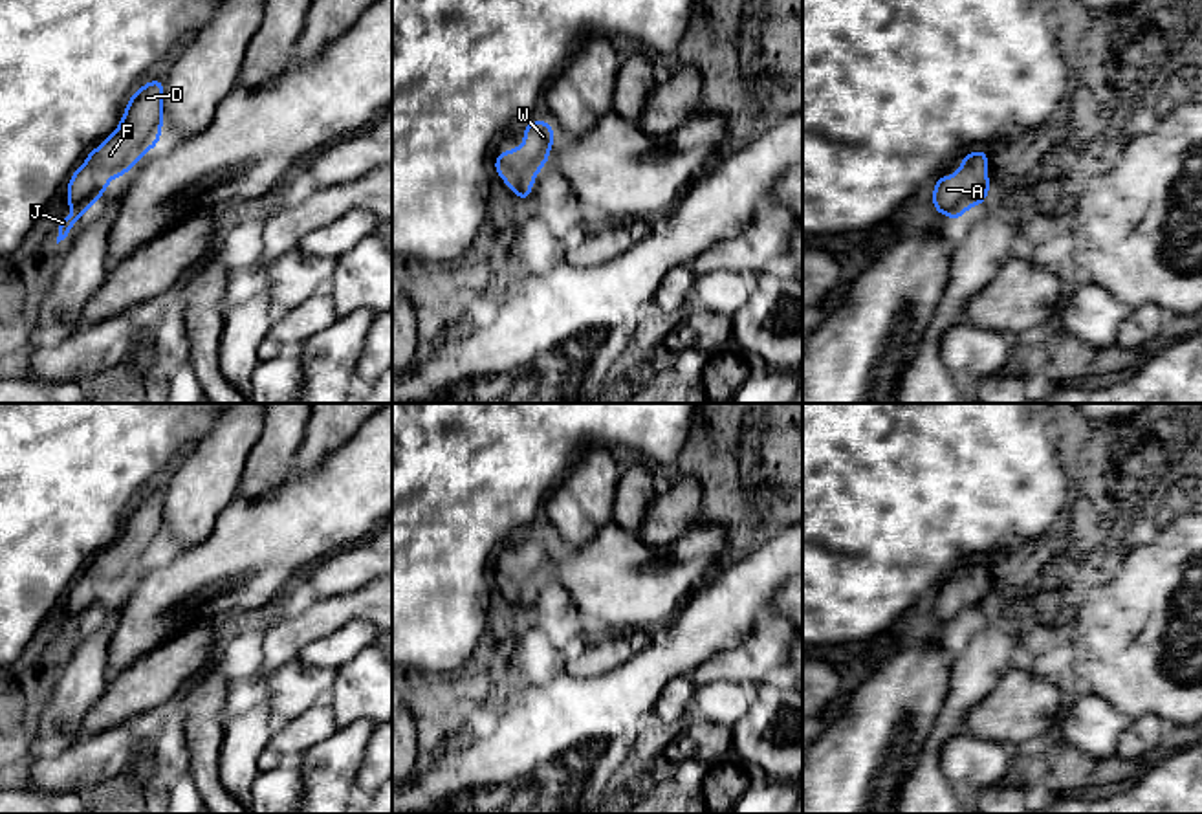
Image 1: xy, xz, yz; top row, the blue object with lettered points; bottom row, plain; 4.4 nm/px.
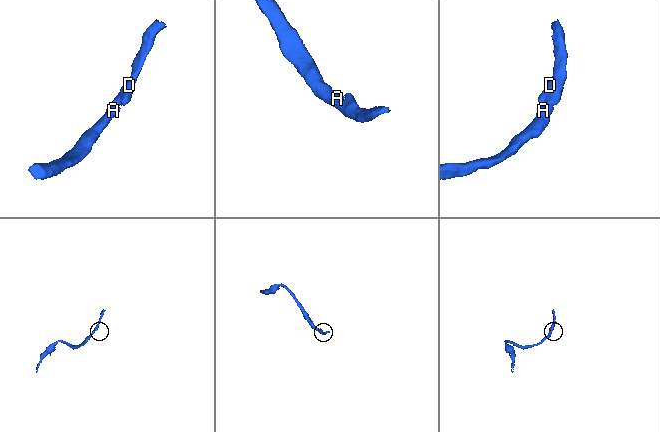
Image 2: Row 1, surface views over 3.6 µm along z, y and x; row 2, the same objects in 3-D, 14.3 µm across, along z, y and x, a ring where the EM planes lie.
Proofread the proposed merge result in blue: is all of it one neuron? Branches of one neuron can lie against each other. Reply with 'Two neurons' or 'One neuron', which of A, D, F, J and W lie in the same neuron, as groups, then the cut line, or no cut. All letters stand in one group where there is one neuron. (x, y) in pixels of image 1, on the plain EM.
One neuron. Groups: A D F J W. No split

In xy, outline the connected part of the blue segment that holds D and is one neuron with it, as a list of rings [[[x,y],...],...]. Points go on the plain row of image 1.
[[[163,491],[143,495],[125,519],[119,537],[93,559],[68,592],[68,629],[59,631],[57,654],[73,634],[103,607],[112,588],[121,588],[159,554],[163,537]]]

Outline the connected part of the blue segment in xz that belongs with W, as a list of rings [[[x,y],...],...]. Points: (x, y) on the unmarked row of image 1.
[[[539,530],[526,535],[522,544],[526,552],[513,561],[500,563],[495,568],[495,579],[504,594],[526,612],[537,583],[548,572],[555,543],[550,534]]]

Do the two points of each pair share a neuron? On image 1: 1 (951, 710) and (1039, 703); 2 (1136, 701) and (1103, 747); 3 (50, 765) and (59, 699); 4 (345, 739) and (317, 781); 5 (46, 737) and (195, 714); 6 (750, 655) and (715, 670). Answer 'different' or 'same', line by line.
1: different
2: different
3: different
4: same
5: different
6: same

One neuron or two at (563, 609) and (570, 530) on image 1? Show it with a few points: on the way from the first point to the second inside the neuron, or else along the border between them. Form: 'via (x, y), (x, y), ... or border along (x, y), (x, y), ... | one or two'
border along (607, 525), (579, 547), (565, 547), (554, 541) | two

